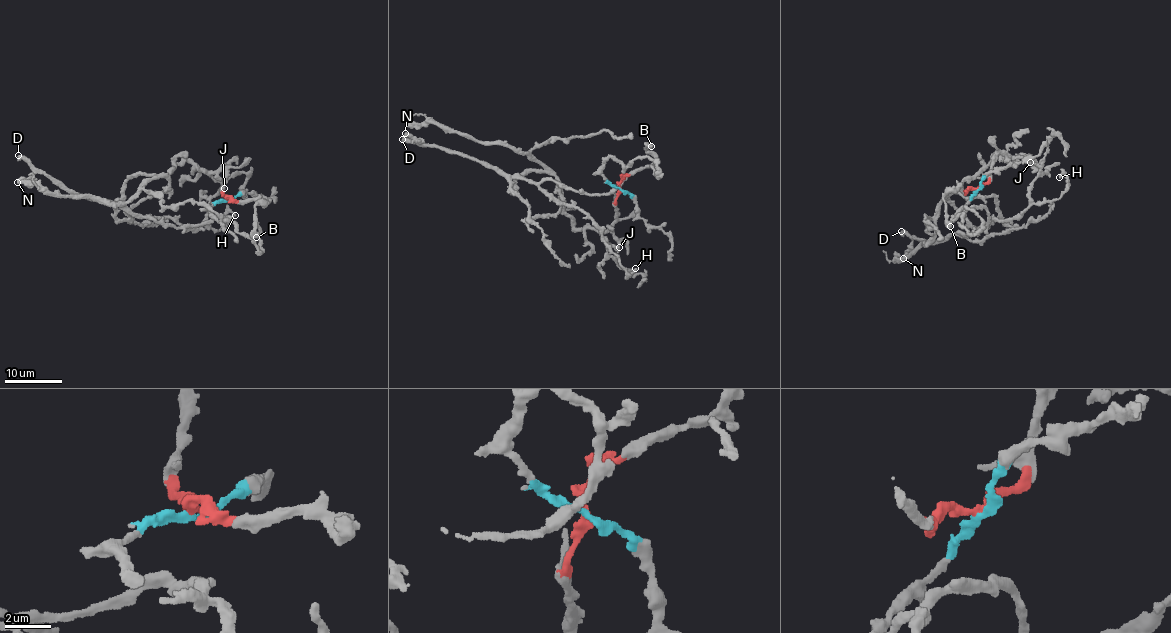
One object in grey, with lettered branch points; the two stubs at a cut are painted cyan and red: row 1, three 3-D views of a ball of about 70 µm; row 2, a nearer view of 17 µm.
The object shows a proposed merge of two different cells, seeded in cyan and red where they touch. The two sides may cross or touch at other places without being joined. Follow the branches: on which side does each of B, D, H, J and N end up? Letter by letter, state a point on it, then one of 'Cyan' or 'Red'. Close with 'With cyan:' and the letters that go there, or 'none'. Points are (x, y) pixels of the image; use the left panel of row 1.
B: Place: (256, 237). Red
D: Place: (18, 155). Cyan
H: Place: (235, 215). Cyan
J: Place: (224, 188). Red
N: Place: (17, 182). Cyan
With cyan: D, H, N

